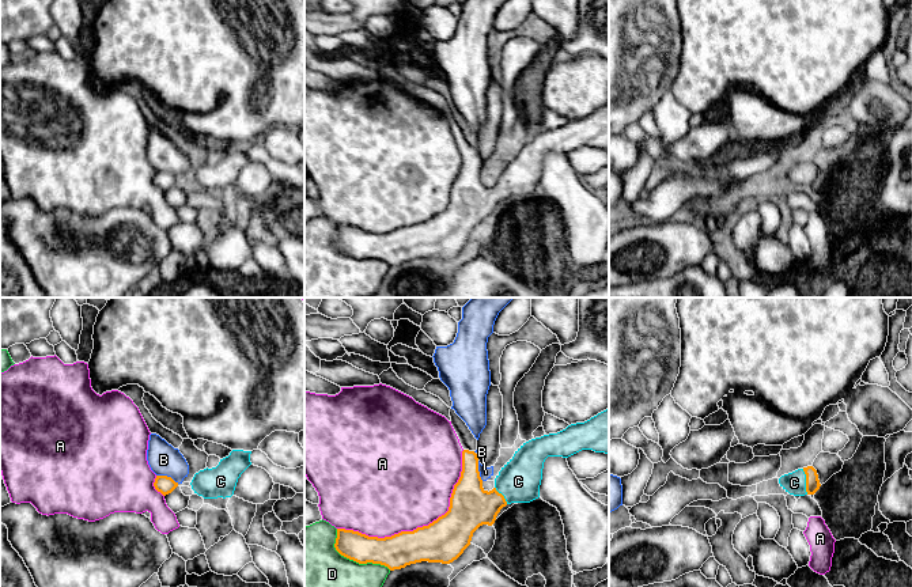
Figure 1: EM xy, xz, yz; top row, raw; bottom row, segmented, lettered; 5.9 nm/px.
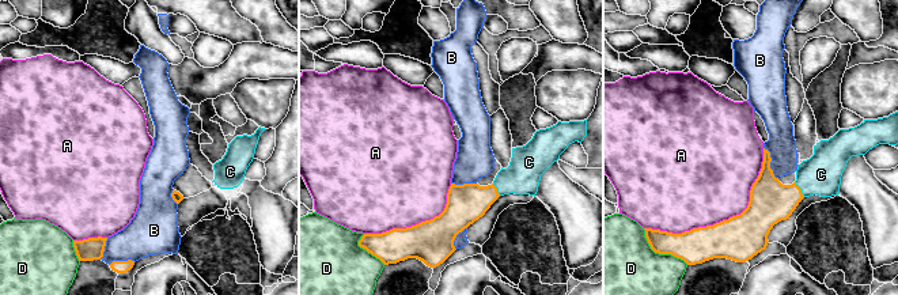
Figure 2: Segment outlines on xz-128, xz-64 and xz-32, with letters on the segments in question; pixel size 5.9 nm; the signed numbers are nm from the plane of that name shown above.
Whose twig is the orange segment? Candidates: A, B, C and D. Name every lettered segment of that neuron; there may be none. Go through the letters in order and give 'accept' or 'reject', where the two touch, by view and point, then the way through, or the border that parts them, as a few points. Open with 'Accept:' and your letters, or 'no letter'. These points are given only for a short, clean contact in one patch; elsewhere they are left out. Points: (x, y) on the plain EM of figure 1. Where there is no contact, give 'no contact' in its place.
Accept: C
A: reject; meets orange in xz at (423, 222)
B: reject; meets orange in xy at (167, 173)
C: accept; meets orange in yz at (806, 177); runs through yz (813, 180), (806, 177), (794, 178)
D: reject; meets orange in xz at (354, 256)

